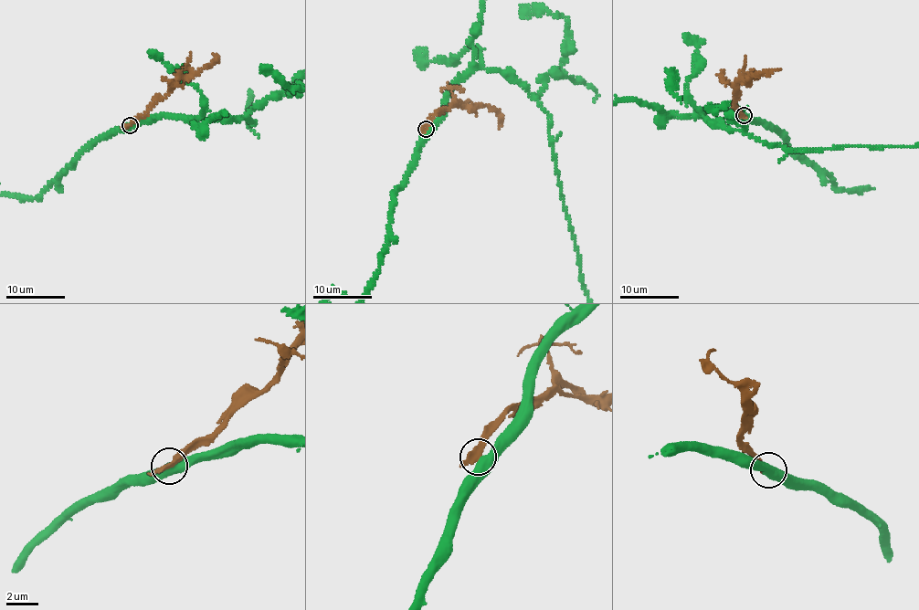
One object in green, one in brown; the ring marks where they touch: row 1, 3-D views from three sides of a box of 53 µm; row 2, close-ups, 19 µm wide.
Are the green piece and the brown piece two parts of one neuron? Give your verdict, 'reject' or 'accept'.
reject

